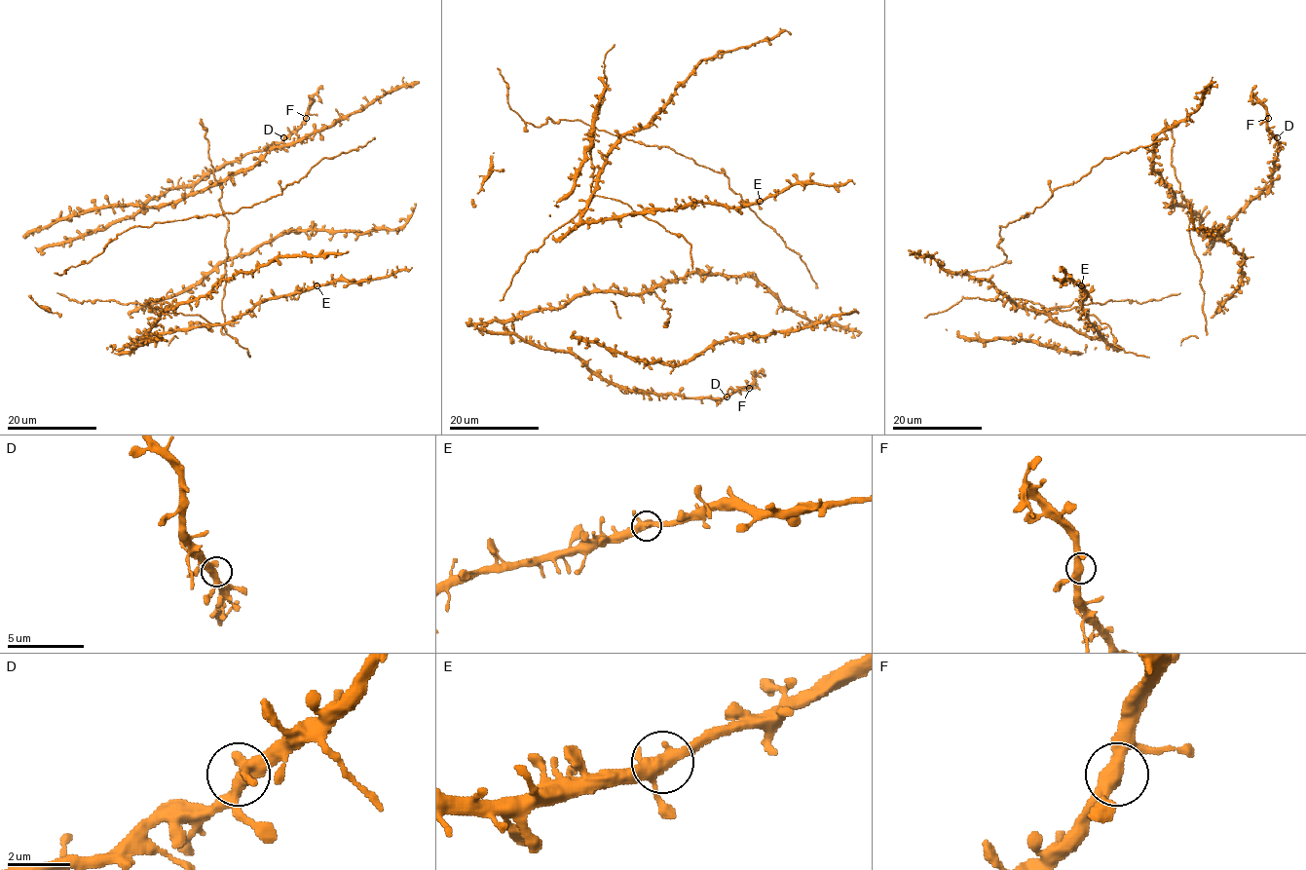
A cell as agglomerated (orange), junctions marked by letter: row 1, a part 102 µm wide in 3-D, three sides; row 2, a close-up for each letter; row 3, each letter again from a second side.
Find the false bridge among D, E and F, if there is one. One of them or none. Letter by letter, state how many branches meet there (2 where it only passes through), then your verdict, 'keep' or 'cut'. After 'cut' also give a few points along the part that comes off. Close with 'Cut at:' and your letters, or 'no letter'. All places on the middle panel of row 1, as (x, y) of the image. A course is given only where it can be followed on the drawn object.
D: 4 branches meet; keep
E: 4 branches meet; keep
F: 4 branches meet; keep
Cut at: no letter

